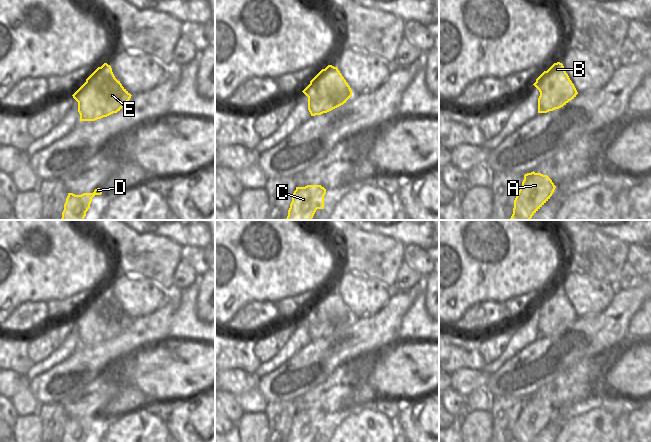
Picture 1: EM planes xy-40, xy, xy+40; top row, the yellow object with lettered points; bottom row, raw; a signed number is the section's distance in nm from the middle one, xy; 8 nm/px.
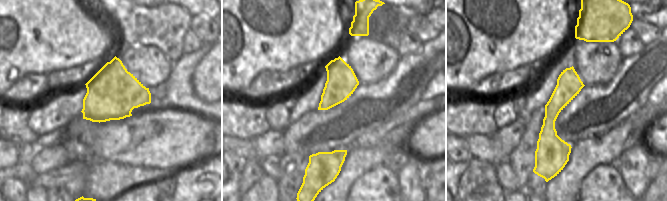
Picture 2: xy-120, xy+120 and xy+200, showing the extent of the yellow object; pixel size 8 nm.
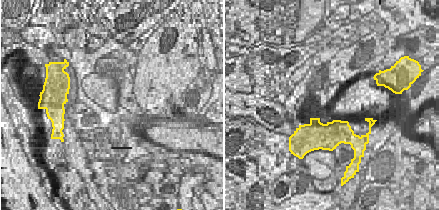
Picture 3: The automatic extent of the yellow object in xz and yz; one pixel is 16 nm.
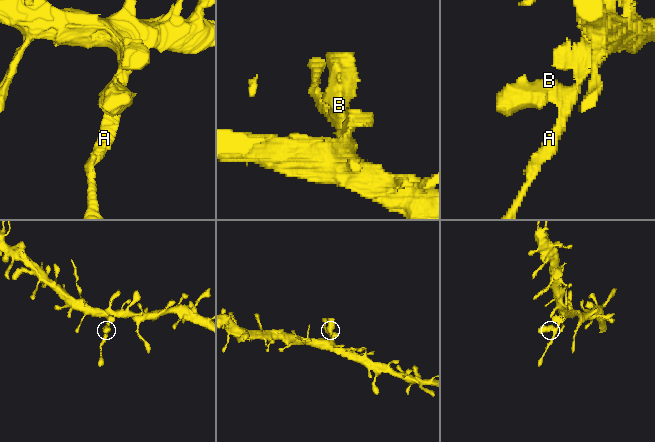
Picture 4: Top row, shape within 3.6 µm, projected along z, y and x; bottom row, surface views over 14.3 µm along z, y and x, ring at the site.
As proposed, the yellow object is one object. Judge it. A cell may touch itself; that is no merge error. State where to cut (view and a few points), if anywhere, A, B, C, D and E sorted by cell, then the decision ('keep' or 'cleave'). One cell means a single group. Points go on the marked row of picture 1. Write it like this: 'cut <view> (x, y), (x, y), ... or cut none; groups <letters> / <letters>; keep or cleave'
cut xy (310, 82), (316, 88), (319, 96), (346, 96), (348, 98); groups A B C D / E; cleave

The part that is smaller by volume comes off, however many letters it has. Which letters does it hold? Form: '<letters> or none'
E

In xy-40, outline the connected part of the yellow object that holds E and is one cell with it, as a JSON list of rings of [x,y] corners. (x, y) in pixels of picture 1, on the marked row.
[[[98,67],[86,82],[72,95],[78,102],[80,121],[95,121],[120,111],[130,100],[131,94],[116,78],[104,80]]]

